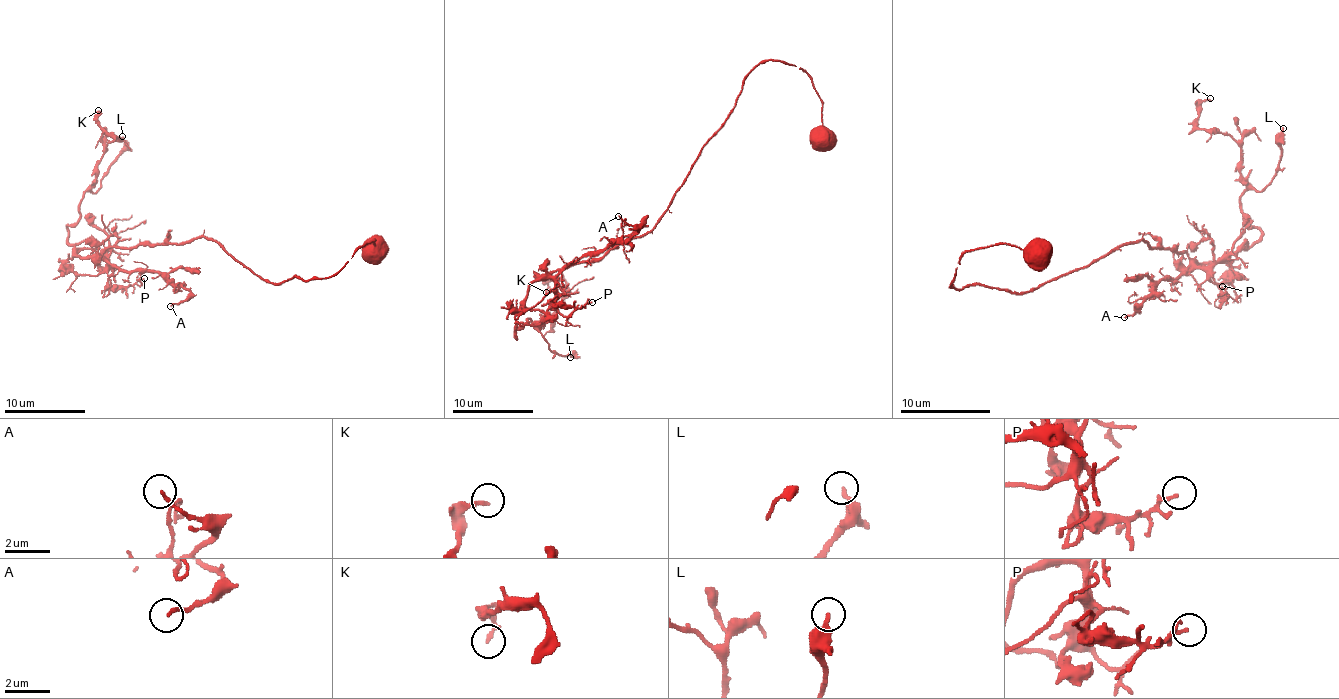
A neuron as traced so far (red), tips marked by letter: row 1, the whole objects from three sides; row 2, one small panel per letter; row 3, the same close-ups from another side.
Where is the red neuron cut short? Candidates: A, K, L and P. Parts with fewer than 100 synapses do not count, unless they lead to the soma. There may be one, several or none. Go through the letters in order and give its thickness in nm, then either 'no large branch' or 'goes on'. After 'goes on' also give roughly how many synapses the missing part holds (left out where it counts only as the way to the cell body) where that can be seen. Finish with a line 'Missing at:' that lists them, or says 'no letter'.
A: 130 nm thick; no large branch
K: 160 nm thick; no large branch
L: 260 nm thick; no large branch
P: 90 nm thick; no large branch
Missing at: no letter

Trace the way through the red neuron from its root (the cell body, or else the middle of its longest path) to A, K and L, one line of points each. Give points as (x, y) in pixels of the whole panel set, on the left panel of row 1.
A: (376, 249), (374, 239), (327, 278), (281, 284), (204, 237), (104, 253), (180, 284), (190, 294), (170, 306)
K: (376, 249), (281, 284), (204, 237), (108, 259), (79, 211), (118, 138), (98, 110)
L: (376, 249), (281, 284), (204, 237), (108, 259), (79, 199), (122, 136)

